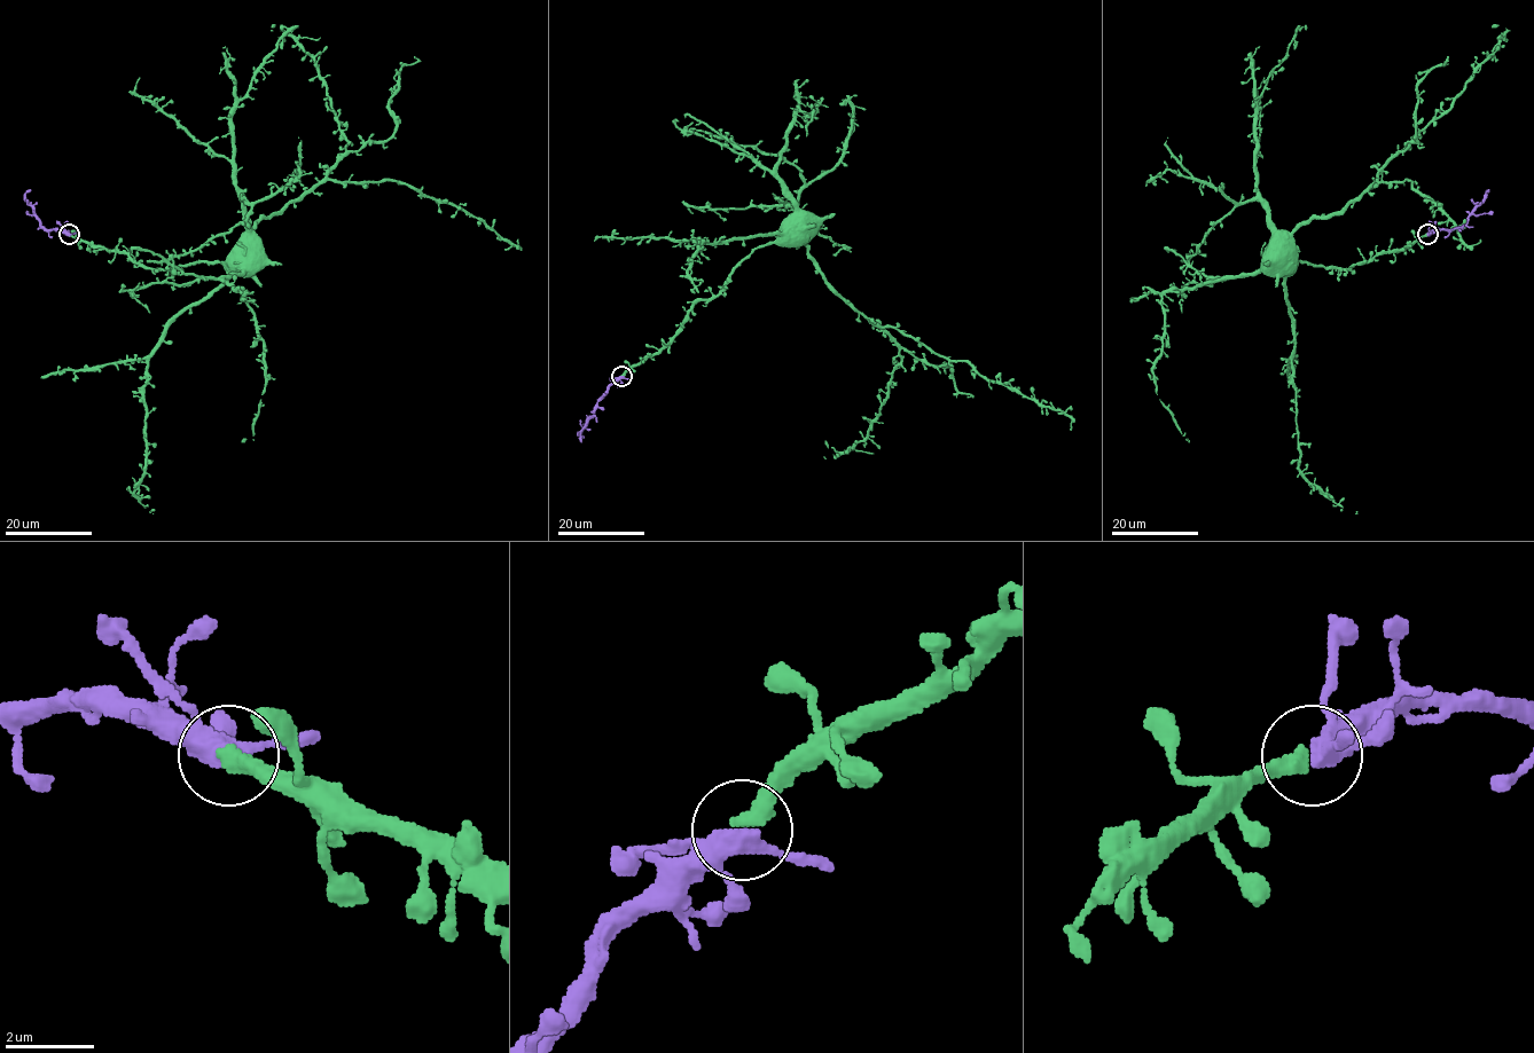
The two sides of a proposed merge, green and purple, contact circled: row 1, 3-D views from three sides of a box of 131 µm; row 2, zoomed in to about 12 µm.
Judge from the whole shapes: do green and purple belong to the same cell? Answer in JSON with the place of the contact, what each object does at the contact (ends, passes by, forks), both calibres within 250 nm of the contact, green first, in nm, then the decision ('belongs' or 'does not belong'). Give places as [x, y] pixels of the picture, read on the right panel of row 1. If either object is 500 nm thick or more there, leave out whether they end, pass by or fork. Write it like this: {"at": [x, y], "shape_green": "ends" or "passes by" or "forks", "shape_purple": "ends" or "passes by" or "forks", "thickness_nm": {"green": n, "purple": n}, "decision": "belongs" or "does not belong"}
{"at": [1427, 234], "shape_green": "ends", "shape_purple": "forks", "thickness_nm": {"green": 400, "purple": 360}, "decision": "belongs"}

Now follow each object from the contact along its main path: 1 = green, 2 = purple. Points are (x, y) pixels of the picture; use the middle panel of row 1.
1: (623, 376), (754, 249), (803, 241), (822, 276), (871, 321), (1064, 413), (1070, 430)
2: (623, 376), (597, 401), (593, 415), (578, 433), (584, 438)

